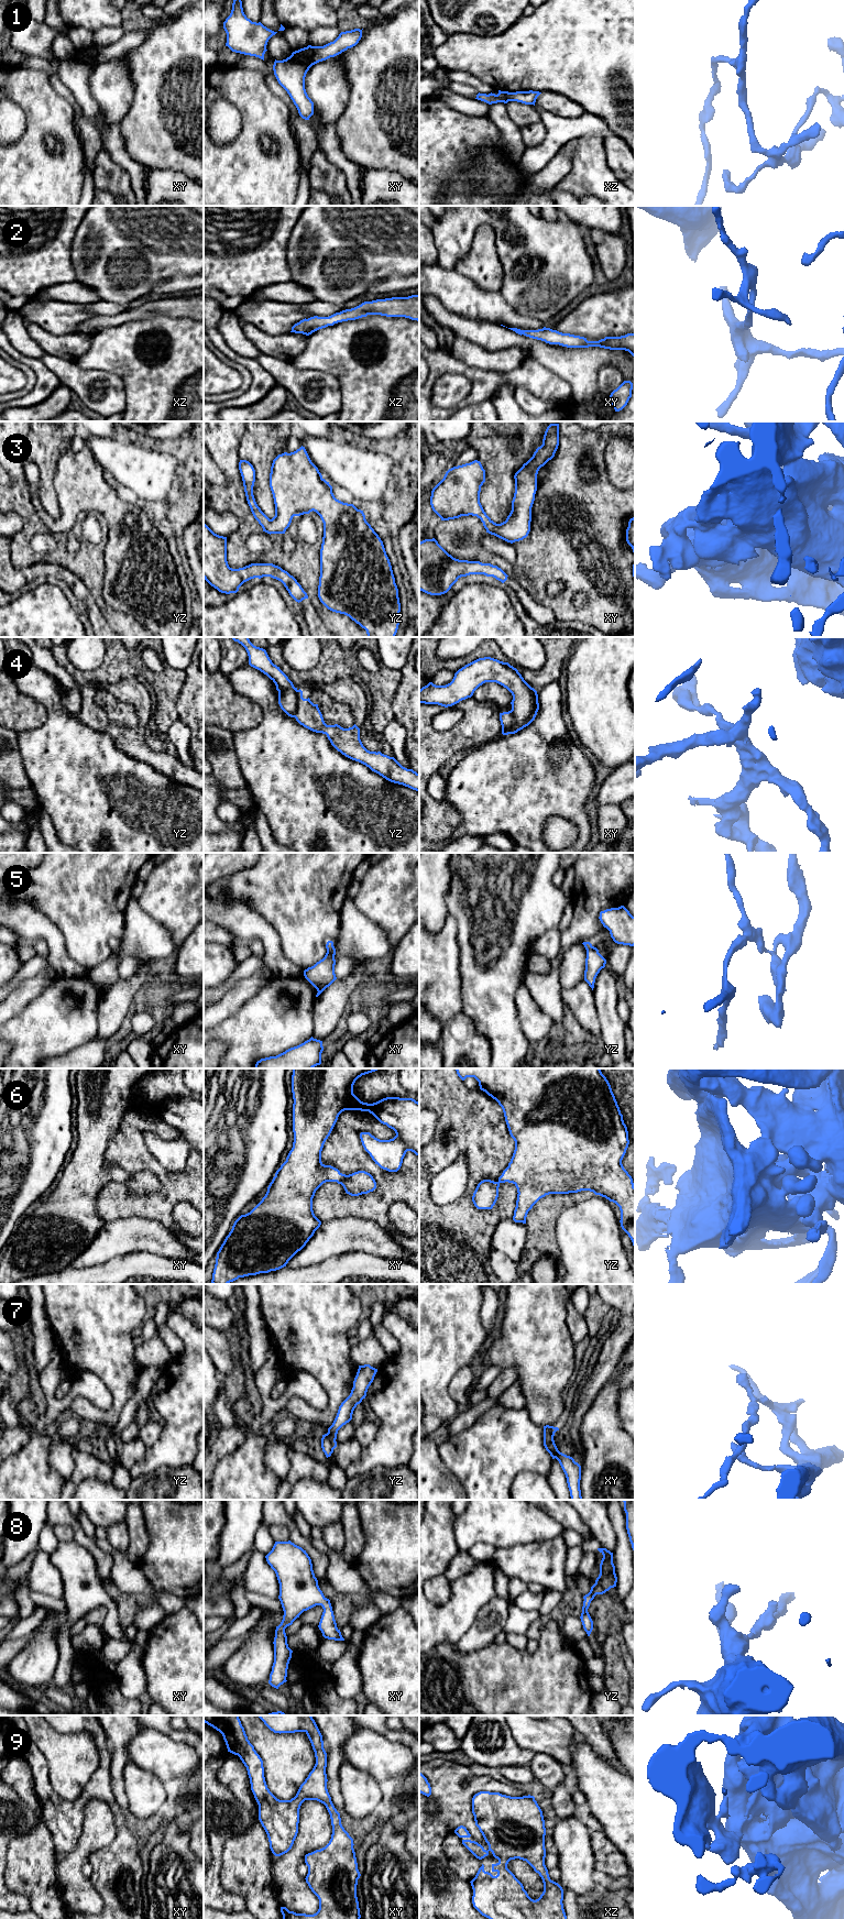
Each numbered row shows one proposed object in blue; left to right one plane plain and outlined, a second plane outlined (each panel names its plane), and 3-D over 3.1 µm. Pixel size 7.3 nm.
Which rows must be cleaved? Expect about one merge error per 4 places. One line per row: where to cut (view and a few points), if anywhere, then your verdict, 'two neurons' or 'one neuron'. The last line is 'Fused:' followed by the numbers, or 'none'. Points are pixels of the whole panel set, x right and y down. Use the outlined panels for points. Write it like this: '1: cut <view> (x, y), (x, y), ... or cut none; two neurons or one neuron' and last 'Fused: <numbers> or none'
1: cut none; one neuron
2: cut none; one neuron
3: cut none; one neuron
4: cut xy (535, 690), (535, 705), (532, 714), (525, 721), (516, 724); two neurons
5: cut xy (333, 947), (327, 951); two neurons
6: cut none; one neuron
7: cut yz (326, 1434), (333, 1448); two neurons
8: cut none; one neuron
9: cut none; one neuron
Fused: 4, 5, 7

